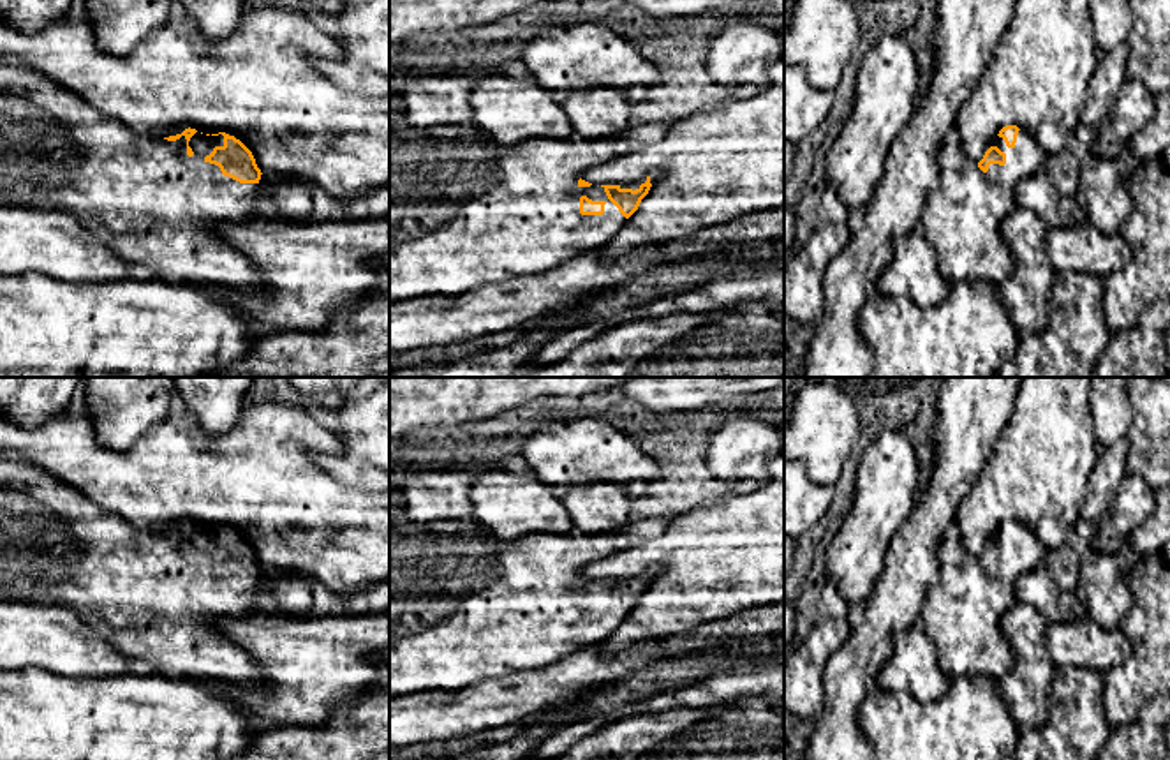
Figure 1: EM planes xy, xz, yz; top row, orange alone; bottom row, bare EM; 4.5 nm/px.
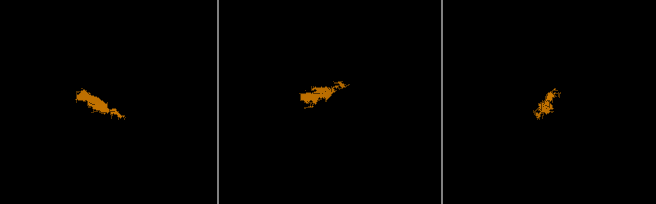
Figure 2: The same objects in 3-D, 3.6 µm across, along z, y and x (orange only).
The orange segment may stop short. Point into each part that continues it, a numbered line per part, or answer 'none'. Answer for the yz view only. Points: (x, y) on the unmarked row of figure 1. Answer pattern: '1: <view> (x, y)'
1: yz (961, 614)

